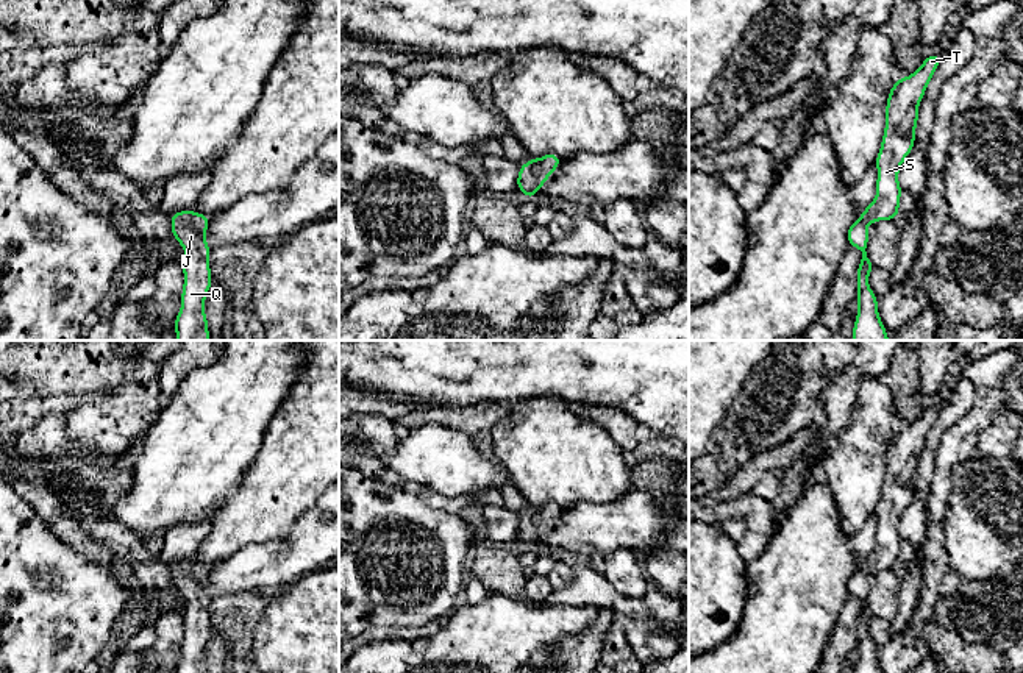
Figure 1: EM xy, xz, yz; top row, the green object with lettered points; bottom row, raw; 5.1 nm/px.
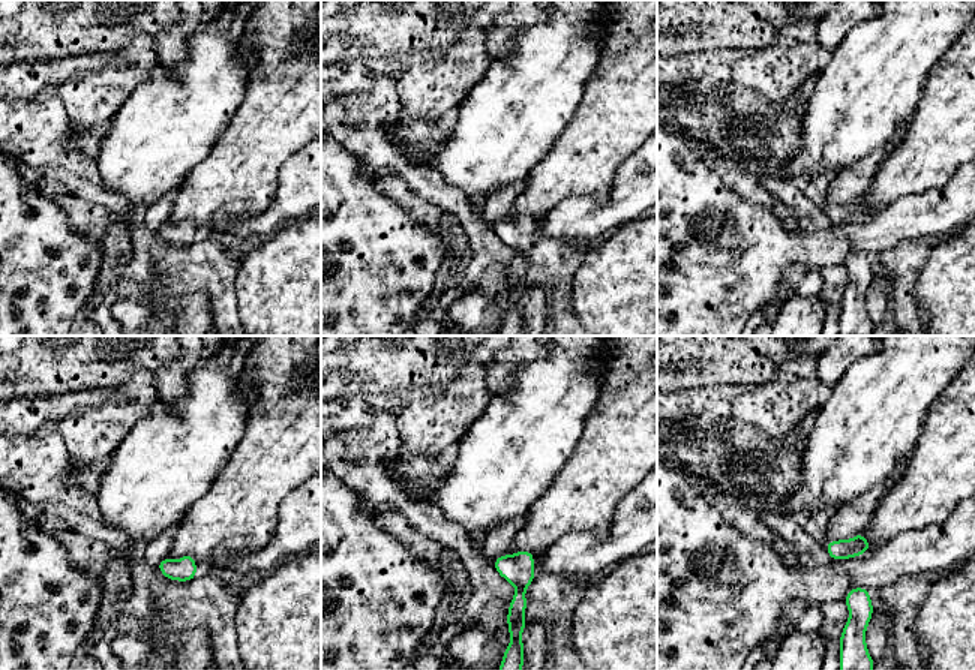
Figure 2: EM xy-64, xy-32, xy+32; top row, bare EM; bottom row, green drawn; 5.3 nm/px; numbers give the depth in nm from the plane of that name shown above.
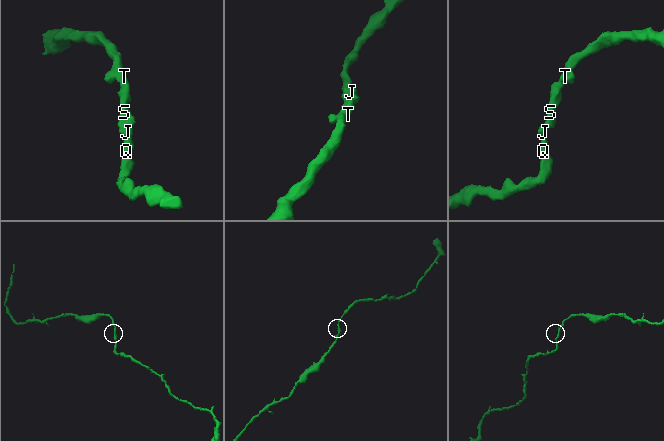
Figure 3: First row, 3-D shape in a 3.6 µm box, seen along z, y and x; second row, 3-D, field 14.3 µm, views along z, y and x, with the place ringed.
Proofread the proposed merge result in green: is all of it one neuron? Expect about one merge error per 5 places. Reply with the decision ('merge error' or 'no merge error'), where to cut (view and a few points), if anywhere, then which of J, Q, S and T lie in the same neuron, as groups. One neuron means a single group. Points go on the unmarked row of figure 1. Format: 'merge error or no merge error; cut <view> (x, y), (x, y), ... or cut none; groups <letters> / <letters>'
no merge error; cut none; groups J Q S T

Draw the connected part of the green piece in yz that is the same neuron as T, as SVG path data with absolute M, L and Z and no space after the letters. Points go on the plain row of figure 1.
M939 403L926 406L923 414L911 426L898 428L889 442L884 486L875 511L878 517L878 542L862 565L847 581L848 593L862 601L856 629L859 661L854 673L882 673L878 664L878 648L868 637L868 625L875 615L865 601L868 593L867 575L878 570L898 568L903 540L898 532L898 522L914 498L918 453L940 409Z

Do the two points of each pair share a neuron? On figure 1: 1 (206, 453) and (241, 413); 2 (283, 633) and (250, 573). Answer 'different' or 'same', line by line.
1: same
2: different

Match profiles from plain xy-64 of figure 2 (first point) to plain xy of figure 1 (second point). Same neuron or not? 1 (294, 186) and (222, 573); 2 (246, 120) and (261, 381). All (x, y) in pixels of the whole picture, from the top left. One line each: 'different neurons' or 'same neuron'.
1: same neuron
2: different neurons

